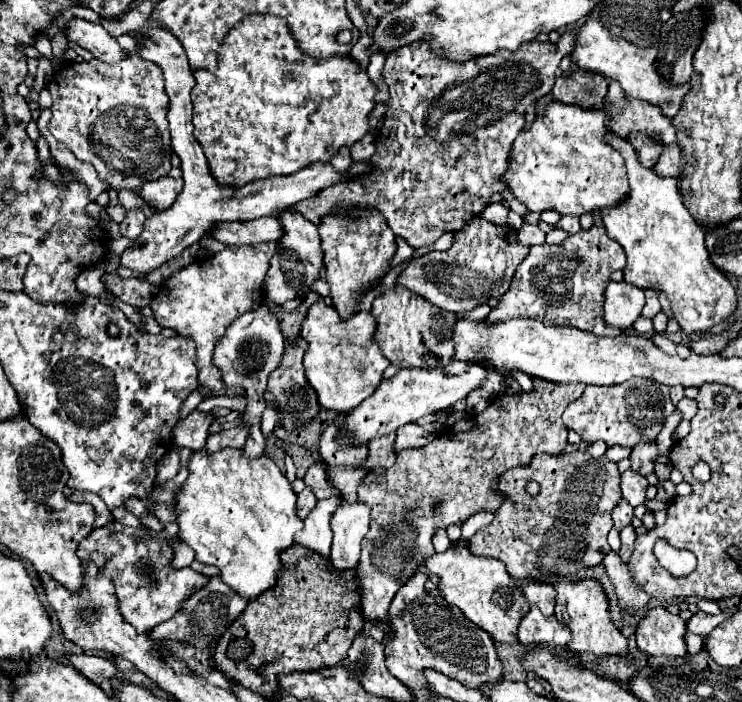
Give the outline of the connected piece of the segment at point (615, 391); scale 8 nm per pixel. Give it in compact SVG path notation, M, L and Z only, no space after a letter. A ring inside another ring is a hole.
M640 379L626 381L620 385L596 385L586 387L582 397L570 403L564 411L564 425L574 429L586 443L604 441L608 447L622 445L634 447L640 441L654 441L664 427L668 415L676 411L676 405L670 401L670 389L656 381L640 383ZM648 429L648 437L644 435Z

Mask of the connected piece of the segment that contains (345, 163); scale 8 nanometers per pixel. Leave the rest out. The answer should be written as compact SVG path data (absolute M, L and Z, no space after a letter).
M344 147L344 149L340 149L334 157L332 157L332 167L336 169L336 171L340 171L340 173L348 173L348 169L354 165L354 159L352 159L352 155L350 155L350 149L348 147Z

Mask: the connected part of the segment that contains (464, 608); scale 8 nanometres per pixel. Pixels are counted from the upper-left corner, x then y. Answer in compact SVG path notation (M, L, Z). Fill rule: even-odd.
M460 539L460 547L450 547L446 553L434 553L426 559L426 567L432 575L440 577L440 591L444 599L456 605L474 625L484 629L496 643L518 643L516 629L524 615L528 615L530 603L522 589L506 573L504 563L490 557L476 557L468 551L468 543Z

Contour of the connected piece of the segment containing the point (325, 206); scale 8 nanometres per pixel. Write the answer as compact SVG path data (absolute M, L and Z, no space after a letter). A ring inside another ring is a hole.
M566 31L558 43L528 41L516 53L504 49L492 57L476 57L464 63L450 63L436 57L426 43L412 43L388 53L384 81L390 89L390 101L386 103L388 111L376 139L376 155L370 159L370 173L342 179L338 185L316 193L316 197L292 205L292 209L314 225L320 225L322 217L330 213L340 213L346 219L342 211L376 209L386 217L394 235L404 237L412 247L428 247L444 233L460 231L466 221L482 213L490 195L506 187L502 175L508 169L512 141L524 129L526 109L552 91L556 69L562 57L572 53L574 39L576 33Z

